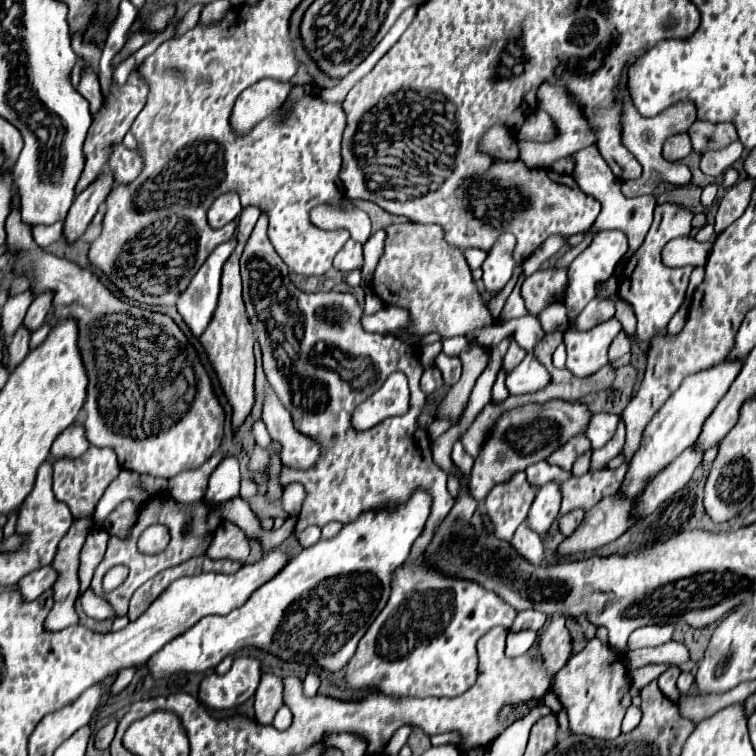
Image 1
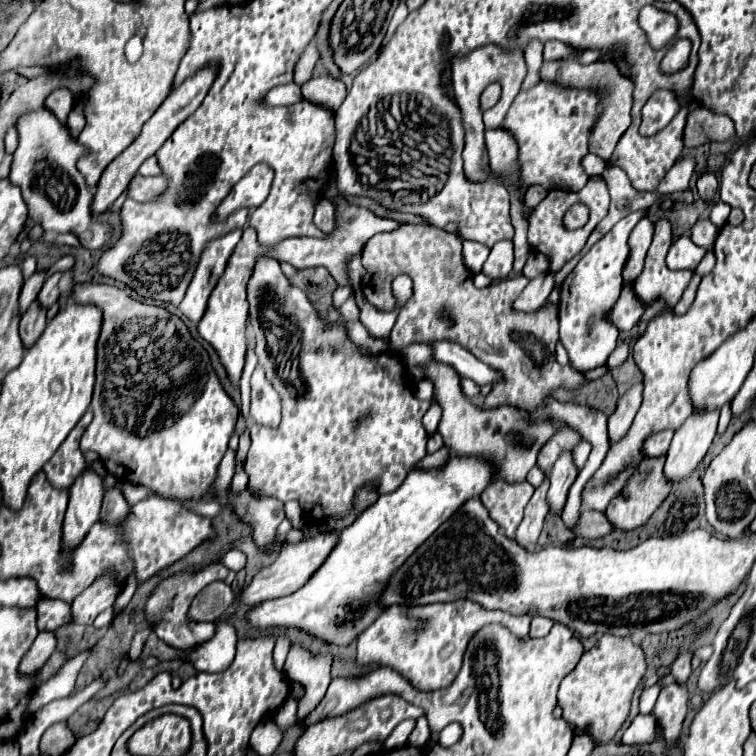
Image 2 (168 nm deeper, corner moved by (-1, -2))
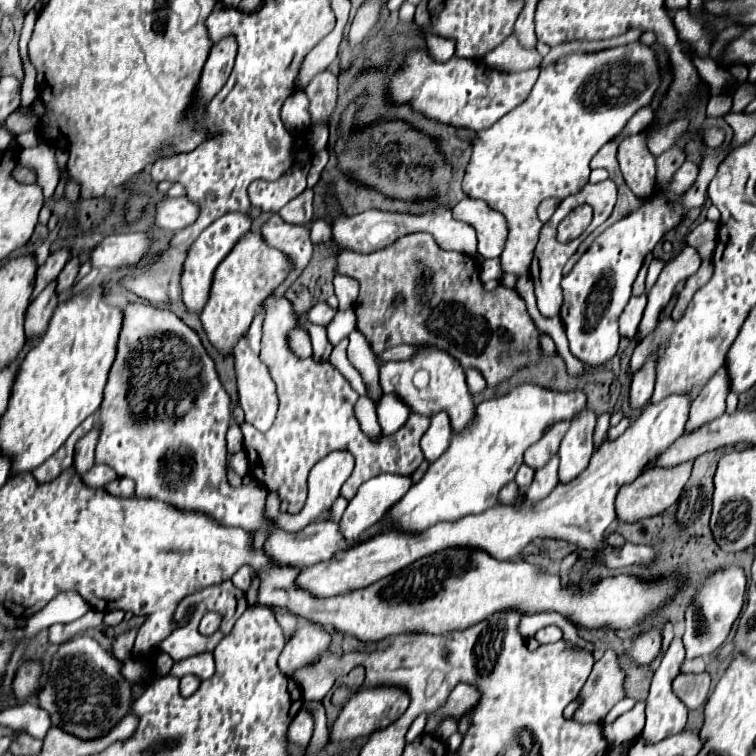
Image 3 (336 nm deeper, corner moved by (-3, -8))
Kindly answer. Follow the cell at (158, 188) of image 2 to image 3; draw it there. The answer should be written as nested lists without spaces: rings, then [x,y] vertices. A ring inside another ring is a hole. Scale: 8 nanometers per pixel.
[[[165,196],[155,204],[157,226],[171,232],[177,232],[183,226],[193,224],[197,216],[199,216],[199,208],[193,202],[189,202],[185,196],[179,196],[179,198]]]

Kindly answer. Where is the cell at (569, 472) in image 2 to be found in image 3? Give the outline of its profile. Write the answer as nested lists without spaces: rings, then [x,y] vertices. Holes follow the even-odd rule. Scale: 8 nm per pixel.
[[[583,410],[577,418],[571,420],[571,428],[567,430],[559,448],[559,482],[571,482],[589,464],[589,458],[593,454],[595,422],[597,418],[591,410]]]

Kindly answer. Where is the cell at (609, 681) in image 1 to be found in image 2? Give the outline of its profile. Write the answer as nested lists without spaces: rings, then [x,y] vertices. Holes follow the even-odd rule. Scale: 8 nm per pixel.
[[[603,634],[597,646],[581,656],[575,670],[567,674],[559,686],[559,706],[563,708],[563,718],[577,730],[589,728],[589,734],[597,744],[611,742],[629,714],[631,696],[641,676],[645,676],[645,670],[645,654],[639,644],[631,638]]]

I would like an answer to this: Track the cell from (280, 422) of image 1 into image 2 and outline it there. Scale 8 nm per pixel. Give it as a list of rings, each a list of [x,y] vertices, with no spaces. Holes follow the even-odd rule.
[[[261,366],[253,370],[251,376],[251,420],[261,426],[275,428],[281,422],[281,398],[265,378]]]

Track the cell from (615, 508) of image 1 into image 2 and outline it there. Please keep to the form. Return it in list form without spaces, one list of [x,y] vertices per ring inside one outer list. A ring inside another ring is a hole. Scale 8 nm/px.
[[[663,456],[643,460],[637,466],[637,470],[627,478],[627,484],[621,488],[623,494],[617,494],[611,500],[611,504],[607,506],[607,518],[609,518],[609,522],[615,528],[621,528],[621,530],[633,530],[633,528],[643,526],[651,518],[651,514],[659,508],[659,504],[667,498],[667,494],[671,492],[671,488],[673,488],[671,480],[667,480],[663,476]]]

